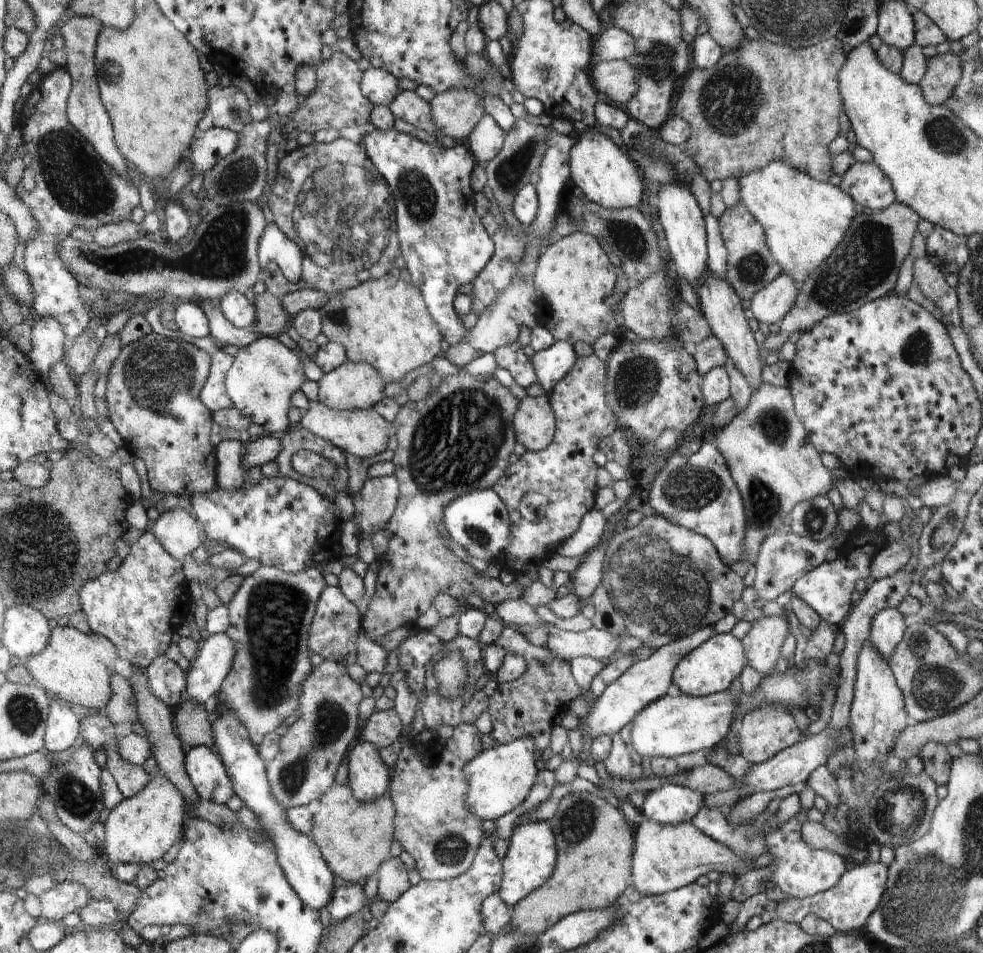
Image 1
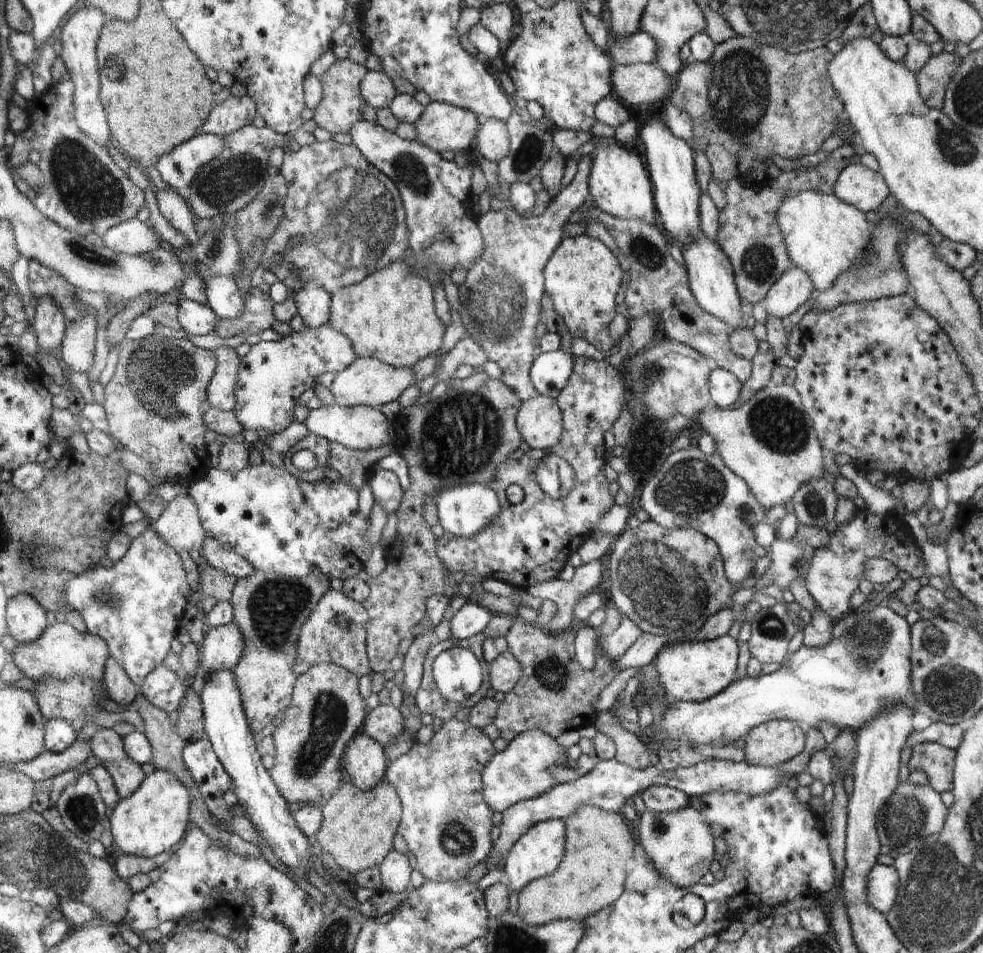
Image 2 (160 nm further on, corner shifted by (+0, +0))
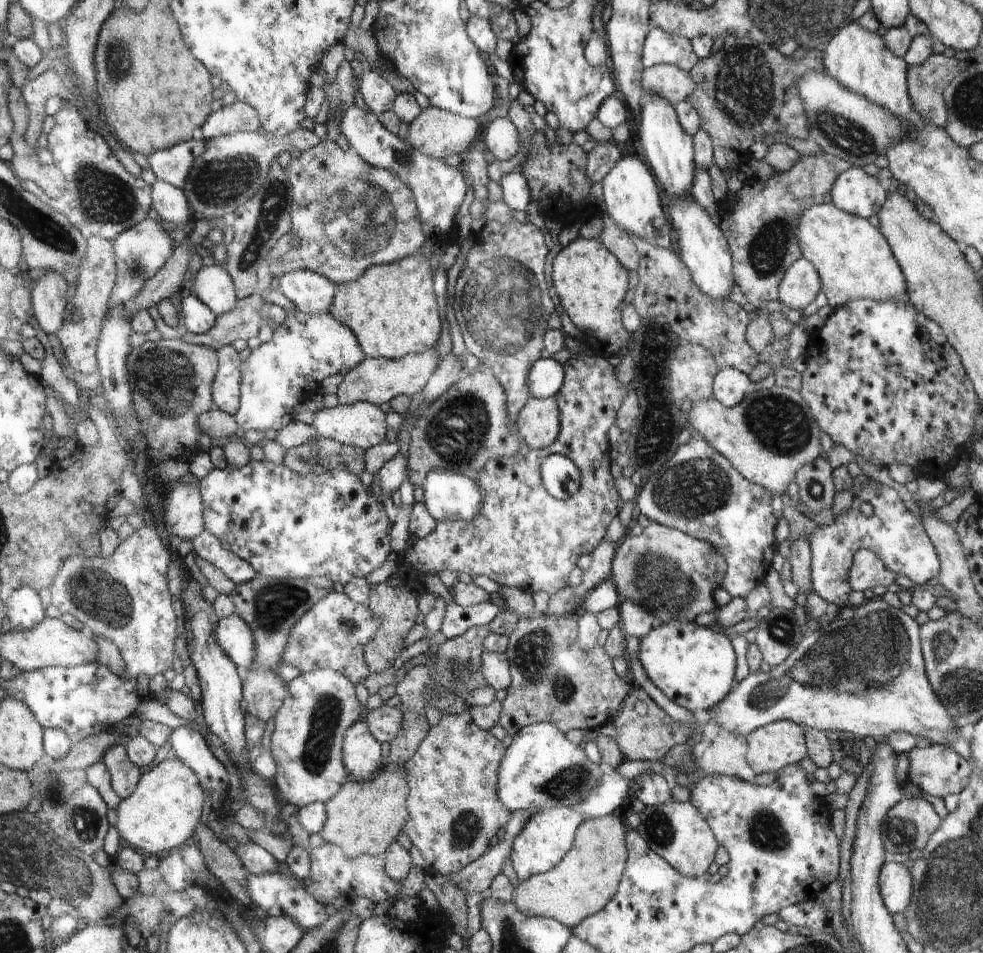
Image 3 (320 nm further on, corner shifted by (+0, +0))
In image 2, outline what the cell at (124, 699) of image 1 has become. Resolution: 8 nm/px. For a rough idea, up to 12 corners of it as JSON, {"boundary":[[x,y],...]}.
{"boundary":[[109,656],[103,682],[123,710],[133,707],[139,689]]}

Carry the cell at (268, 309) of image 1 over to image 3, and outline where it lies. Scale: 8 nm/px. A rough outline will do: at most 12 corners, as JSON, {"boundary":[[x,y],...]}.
{"boundary":[[239,300],[217,316],[209,332],[183,340],[209,348],[259,334],[265,317],[259,302]]}

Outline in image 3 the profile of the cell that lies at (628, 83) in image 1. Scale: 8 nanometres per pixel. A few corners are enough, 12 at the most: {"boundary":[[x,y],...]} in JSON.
{"boundary":[[678,66],[644,68],[645,96],[673,106],[693,95],[696,82]]}

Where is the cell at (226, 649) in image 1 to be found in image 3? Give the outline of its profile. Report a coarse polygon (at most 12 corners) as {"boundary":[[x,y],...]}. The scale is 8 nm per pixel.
{"boundary":[[238,614],[214,632],[222,652],[246,670],[257,660],[253,629]]}

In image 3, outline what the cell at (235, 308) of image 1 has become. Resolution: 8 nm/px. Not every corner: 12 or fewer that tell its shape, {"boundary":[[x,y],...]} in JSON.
{"boundary":[[205,262],[194,274],[192,294],[214,315],[238,305],[223,266]]}

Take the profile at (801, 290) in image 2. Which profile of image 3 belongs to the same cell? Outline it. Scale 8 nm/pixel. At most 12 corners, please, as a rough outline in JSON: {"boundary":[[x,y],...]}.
{"boundary":[[801,257],[778,286],[782,306],[802,312],[820,291],[810,260]]}

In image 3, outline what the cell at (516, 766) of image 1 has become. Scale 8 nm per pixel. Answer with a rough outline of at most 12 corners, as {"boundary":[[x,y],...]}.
{"boundary":[[550,722],[506,748],[498,800],[509,811],[572,807],[604,766]]}

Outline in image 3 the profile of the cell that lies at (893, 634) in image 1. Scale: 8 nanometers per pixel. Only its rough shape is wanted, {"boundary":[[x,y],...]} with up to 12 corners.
{"boundary":[[880,596],[806,632],[710,712],[946,747],[912,613]]}

